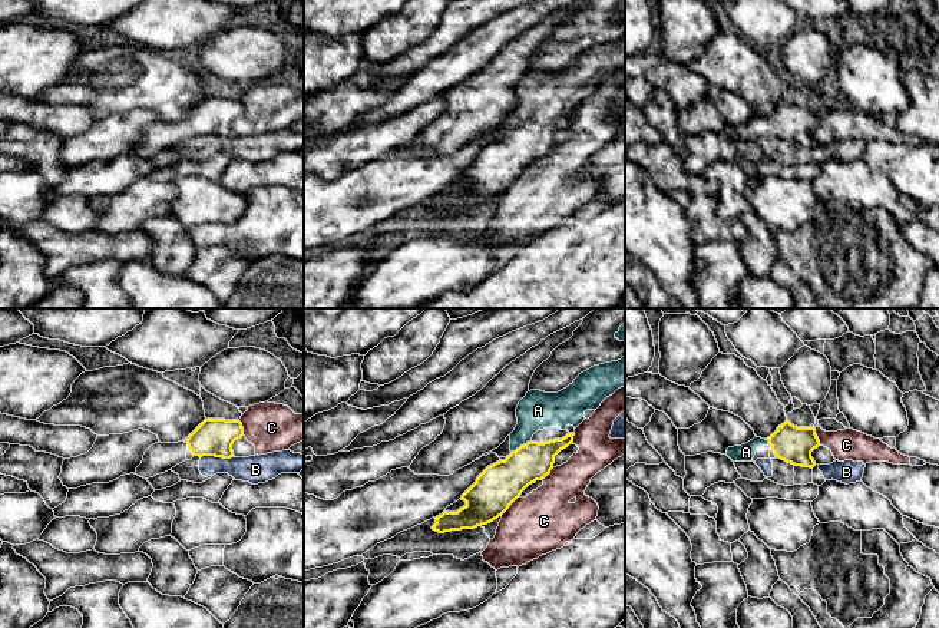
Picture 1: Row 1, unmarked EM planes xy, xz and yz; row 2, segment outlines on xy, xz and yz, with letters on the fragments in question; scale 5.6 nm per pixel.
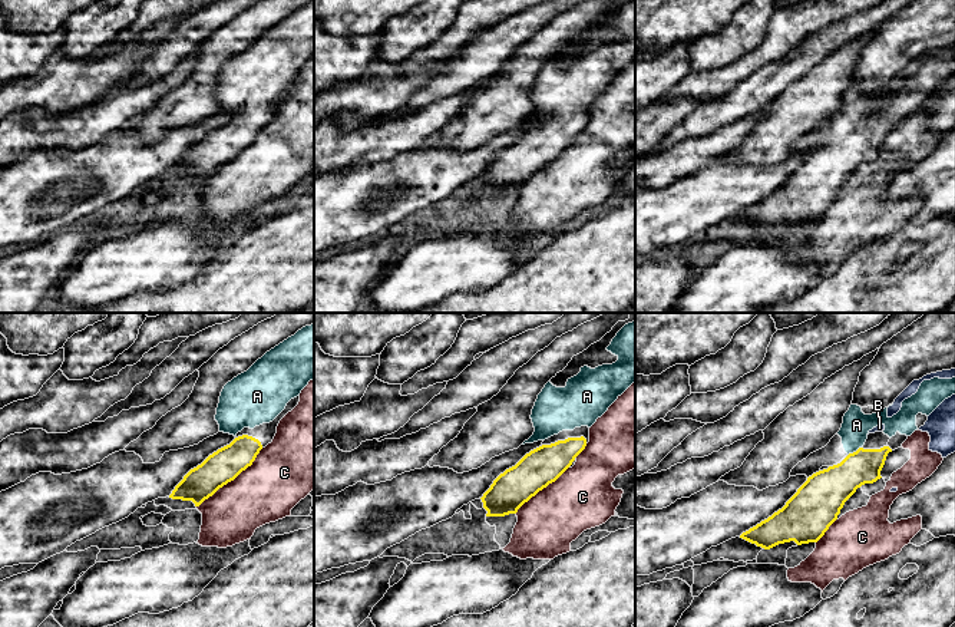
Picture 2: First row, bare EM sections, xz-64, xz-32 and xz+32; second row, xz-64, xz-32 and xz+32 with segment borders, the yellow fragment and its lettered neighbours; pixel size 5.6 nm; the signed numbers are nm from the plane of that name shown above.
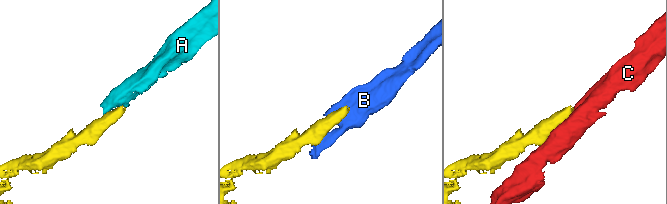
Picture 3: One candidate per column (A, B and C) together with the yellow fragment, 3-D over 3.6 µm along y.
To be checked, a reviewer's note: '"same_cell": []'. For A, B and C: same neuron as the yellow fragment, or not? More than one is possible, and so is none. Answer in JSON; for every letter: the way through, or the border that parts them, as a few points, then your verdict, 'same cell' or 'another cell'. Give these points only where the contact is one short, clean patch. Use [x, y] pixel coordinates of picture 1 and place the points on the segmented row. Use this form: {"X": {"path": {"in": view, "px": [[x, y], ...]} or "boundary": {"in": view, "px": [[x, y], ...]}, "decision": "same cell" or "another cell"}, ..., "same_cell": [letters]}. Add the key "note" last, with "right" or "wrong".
{"A": {"path": {"in": "xz", "px": [[499, 485], [521, 463], [521, 446], [521, 436], [538, 410]]}, "decision": "same cell"}, "B": {"decision": "another cell"}, "C": {"decision": "another cell"}, "same_cell": ["A"], "note": "wrong"}

